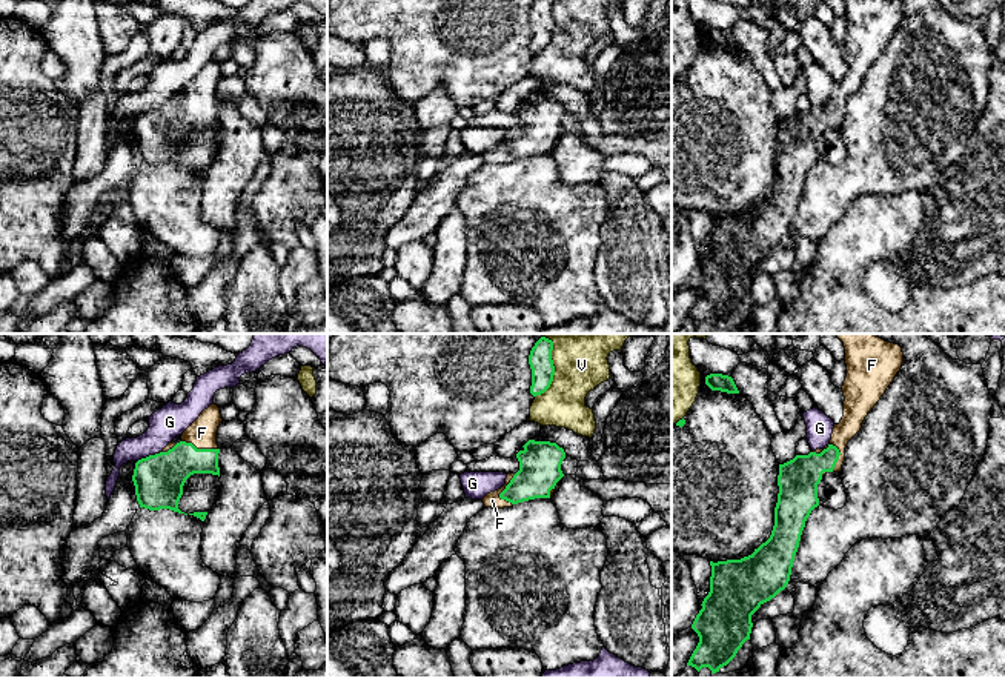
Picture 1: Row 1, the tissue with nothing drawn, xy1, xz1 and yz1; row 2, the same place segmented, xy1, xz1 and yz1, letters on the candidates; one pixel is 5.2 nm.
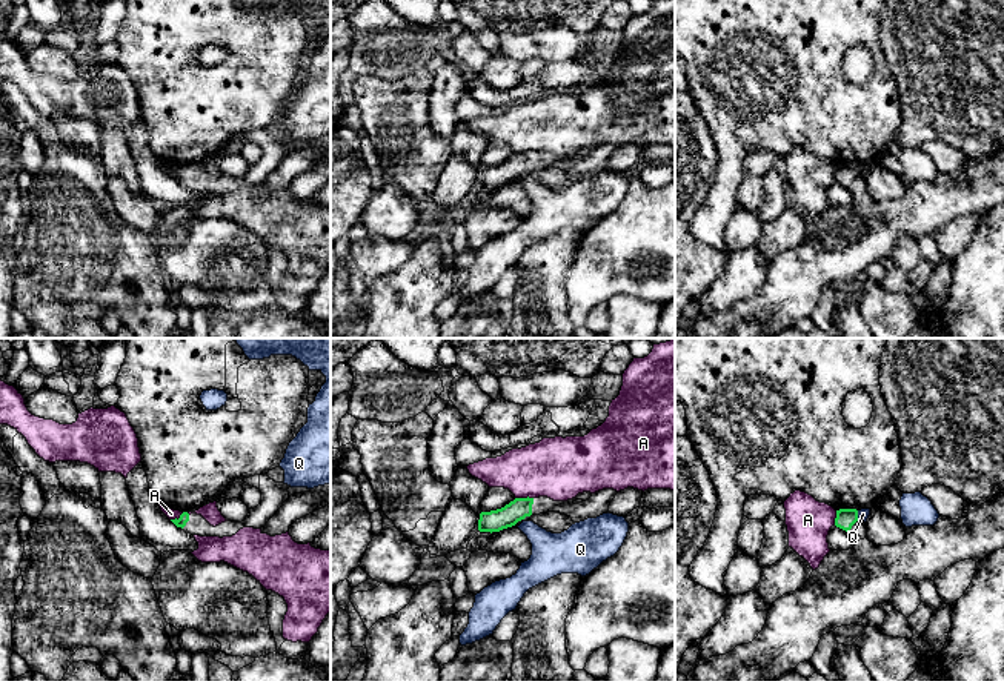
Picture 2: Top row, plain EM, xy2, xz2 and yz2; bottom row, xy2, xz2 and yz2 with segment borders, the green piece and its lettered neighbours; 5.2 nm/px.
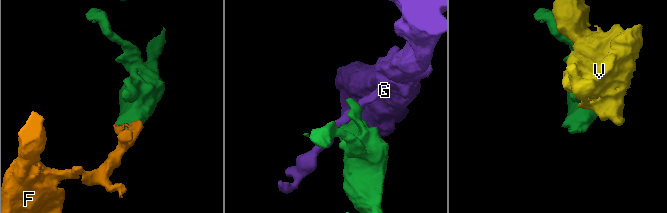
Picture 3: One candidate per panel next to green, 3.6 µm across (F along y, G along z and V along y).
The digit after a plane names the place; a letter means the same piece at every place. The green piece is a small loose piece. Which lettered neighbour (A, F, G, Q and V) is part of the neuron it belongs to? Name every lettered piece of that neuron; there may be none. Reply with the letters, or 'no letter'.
F

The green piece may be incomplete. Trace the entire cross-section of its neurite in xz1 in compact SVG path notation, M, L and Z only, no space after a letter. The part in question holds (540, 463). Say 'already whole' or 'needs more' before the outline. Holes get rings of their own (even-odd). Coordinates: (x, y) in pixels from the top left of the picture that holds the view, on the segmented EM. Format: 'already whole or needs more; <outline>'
needs more; M529 440L516 454L519 470L507 474L506 484L483 498L486 507L504 509L513 504L550 498L564 477L566 452L556 443Z

